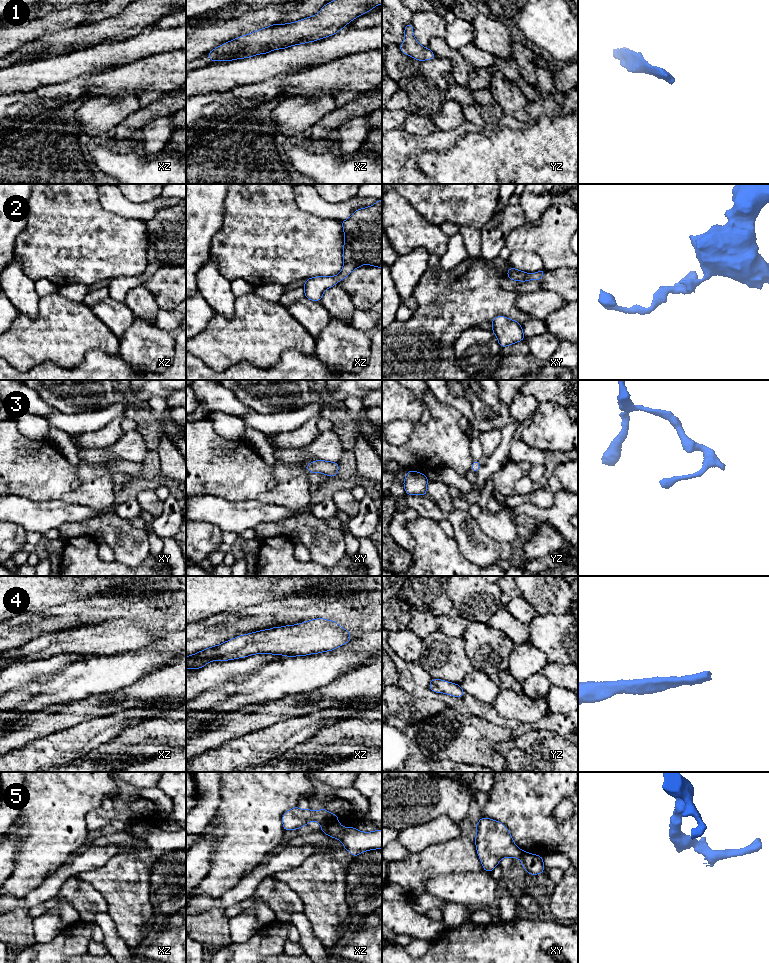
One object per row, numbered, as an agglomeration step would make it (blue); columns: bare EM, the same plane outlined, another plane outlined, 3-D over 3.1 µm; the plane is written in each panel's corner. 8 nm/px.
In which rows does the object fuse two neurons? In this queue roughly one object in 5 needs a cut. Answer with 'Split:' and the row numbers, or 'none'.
Split: 5

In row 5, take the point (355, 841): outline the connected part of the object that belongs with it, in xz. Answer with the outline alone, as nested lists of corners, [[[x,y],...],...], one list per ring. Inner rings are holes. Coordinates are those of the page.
[[[329,813],[327,819],[321,824],[321,831],[340,840],[344,849],[347,849],[354,857],[368,850],[382,848],[382,830],[361,832],[354,827],[344,828],[334,813]]]

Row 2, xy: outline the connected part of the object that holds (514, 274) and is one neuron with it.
[[[511,267],[510,269],[507,270],[507,276],[509,279],[514,281],[522,281],[522,282],[526,282],[528,280],[539,281],[543,277],[545,271],[546,270],[543,268],[539,272],[529,274]]]

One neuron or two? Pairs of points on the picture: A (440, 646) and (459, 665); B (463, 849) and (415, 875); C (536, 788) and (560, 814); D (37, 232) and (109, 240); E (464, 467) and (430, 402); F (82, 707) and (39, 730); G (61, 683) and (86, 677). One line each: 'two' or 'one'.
A: one
B: one
C: two
D: one
E: one
F: one
G: one

